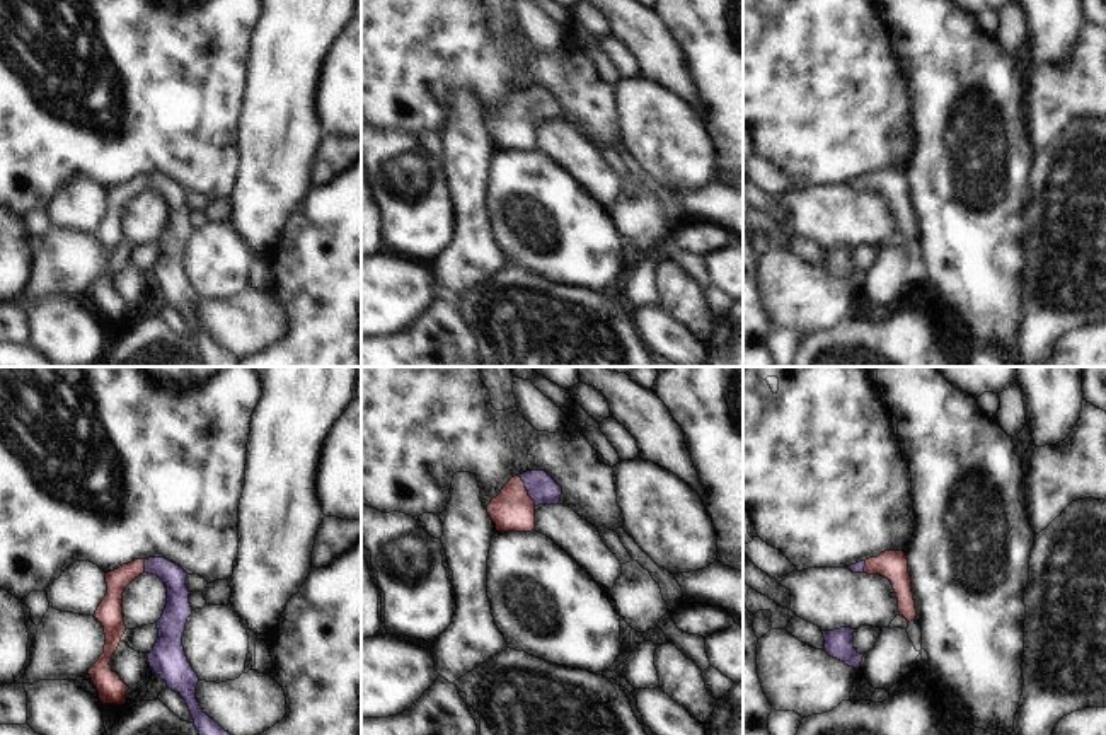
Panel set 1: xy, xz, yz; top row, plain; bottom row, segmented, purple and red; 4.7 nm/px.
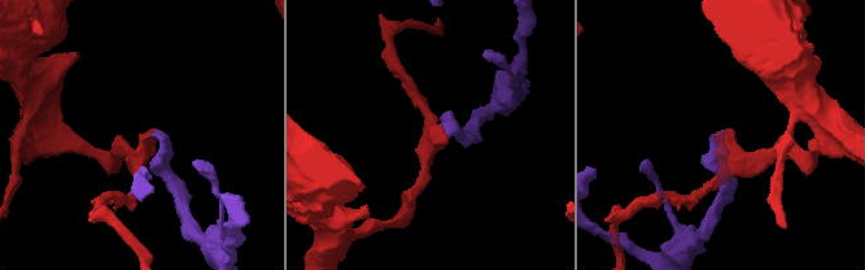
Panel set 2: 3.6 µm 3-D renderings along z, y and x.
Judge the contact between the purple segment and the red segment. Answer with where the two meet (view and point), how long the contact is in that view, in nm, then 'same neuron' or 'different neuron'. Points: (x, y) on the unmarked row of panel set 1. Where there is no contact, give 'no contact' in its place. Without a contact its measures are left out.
contact xz (527, 108); length 170 nm; same neuron

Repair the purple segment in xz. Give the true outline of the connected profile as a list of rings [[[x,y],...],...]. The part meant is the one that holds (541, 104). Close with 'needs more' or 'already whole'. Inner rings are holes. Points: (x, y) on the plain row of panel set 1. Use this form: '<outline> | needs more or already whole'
[[[527,89],[511,95],[487,123],[498,150],[535,148],[535,126],[559,123],[562,106],[545,89]]] | needs more

